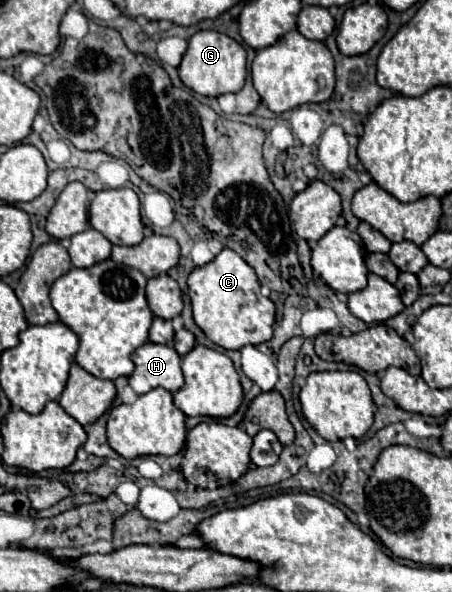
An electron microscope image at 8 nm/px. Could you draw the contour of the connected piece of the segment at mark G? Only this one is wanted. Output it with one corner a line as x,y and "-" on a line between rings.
198,31
188,39
186,55
178,67
182,83
208,97
218,97
222,93
236,93
246,81
246,51
240,43
218,31

